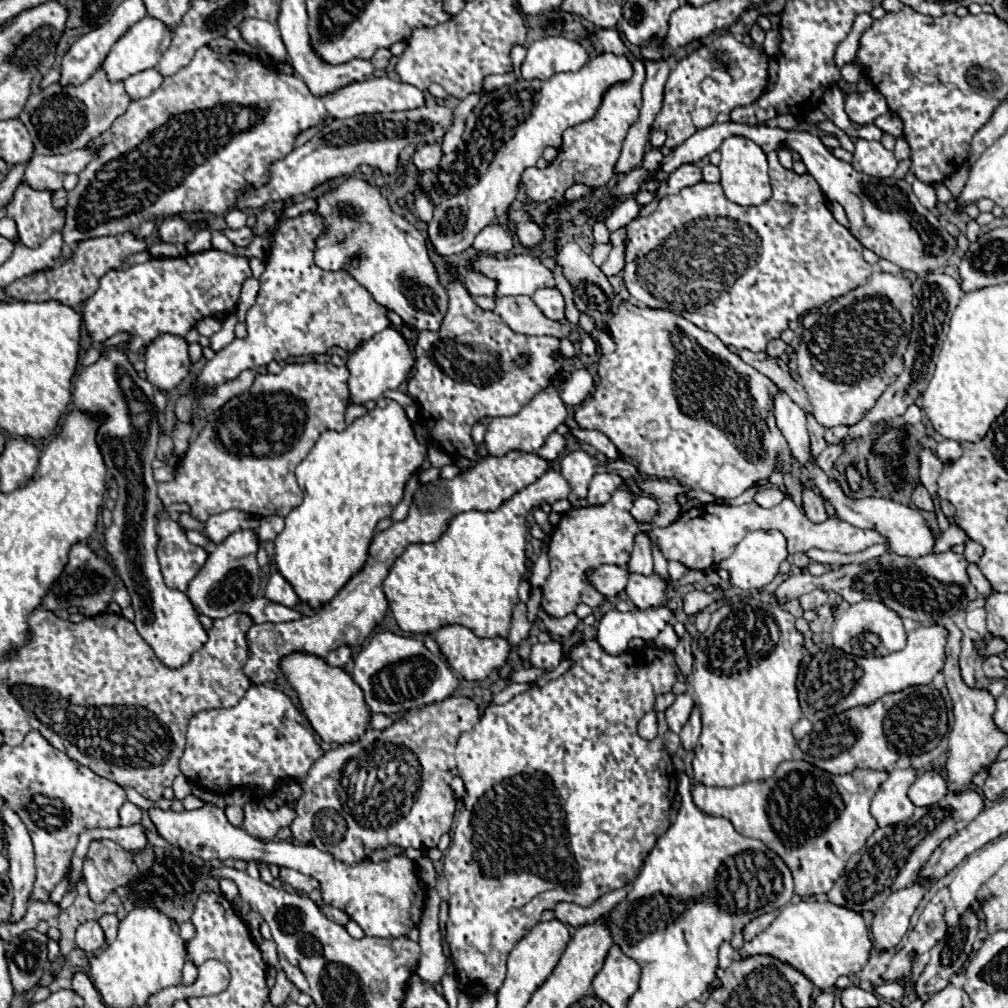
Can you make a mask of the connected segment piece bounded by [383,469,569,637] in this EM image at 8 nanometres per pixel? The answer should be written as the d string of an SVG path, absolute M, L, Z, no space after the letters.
M549 469L537 483L523 487L497 511L469 511L455 515L445 533L435 543L411 543L403 555L399 555L383 581L383 591L397 625L407 633L433 633L445 625L459 623L475 631L477 637L507 637L511 625L511 611L519 603L517 589L523 573L528 572L525 554L528 527L526 516L533 507L543 503L555 503L569 495L569 483L561 473Z

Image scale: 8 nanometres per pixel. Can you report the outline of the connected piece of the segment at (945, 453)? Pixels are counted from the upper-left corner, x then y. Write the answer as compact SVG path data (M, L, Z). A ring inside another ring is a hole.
M943 439L937 443L937 457L943 461L943 463L951 463L955 459L961 457L961 445L957 441L951 441L951 439Z

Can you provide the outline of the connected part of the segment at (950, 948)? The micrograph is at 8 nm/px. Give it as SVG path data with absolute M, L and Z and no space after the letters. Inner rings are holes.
M969 907L961 915L959 923L955 927L949 927L945 939L941 939L931 949L931 961L927 963L925 971L915 983L915 991L921 999L927 999L929 993L943 989L951 981L951 975L961 971L965 961L969 959L977 931L979 931L977 907Z

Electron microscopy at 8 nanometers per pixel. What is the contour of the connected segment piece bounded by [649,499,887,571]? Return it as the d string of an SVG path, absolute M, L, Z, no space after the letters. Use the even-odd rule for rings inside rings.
M783 499L779 505L771 509L763 509L757 503L749 505L739 505L731 507L725 503L709 503L709 505L699 505L693 507L685 513L679 515L679 519L673 522L669 527L649 527L649 535L653 541L659 543L665 559L673 559L683 563L689 569L699 569L705 571L711 565L719 565L723 559L727 559L737 543L755 529L777 529L787 537L789 543L789 555L799 553L799 551L809 551L813 547L823 549L823 551L839 551L839 553L857 553L863 551L875 543L887 541L879 531L875 529L857 529L849 525L847 521L841 521L837 517L831 517L829 521L817 525L811 523L801 509L791 499Z

